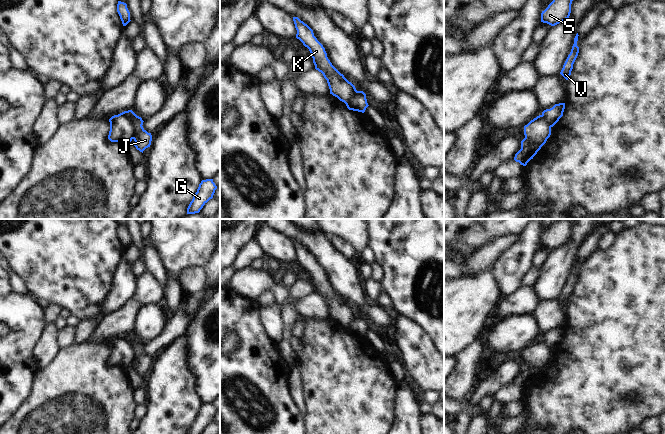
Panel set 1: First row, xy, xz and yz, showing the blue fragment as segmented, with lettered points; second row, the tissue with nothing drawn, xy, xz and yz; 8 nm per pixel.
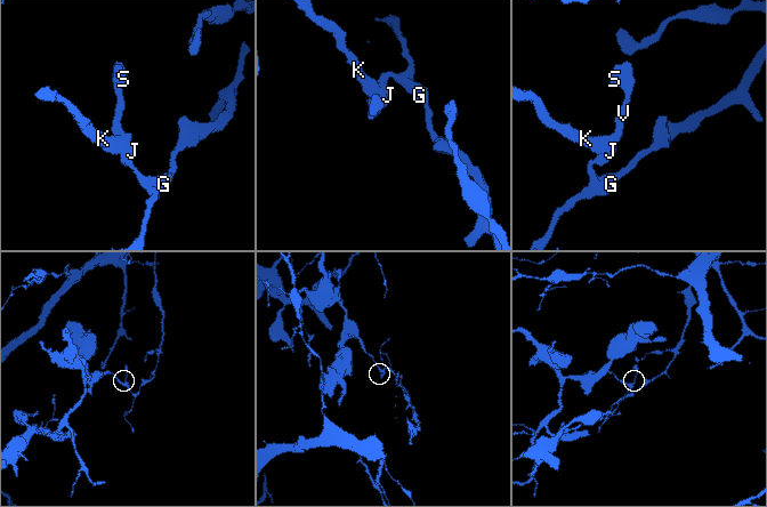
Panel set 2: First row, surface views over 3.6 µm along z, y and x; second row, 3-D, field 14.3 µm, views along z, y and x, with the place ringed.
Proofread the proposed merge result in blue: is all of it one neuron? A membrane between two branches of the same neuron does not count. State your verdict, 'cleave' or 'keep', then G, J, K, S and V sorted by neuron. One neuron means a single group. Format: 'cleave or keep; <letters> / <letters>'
cleave; G J S V / K

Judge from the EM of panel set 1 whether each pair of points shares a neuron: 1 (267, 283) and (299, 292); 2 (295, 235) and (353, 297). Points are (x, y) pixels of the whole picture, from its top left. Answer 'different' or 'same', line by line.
1: different
2: same

